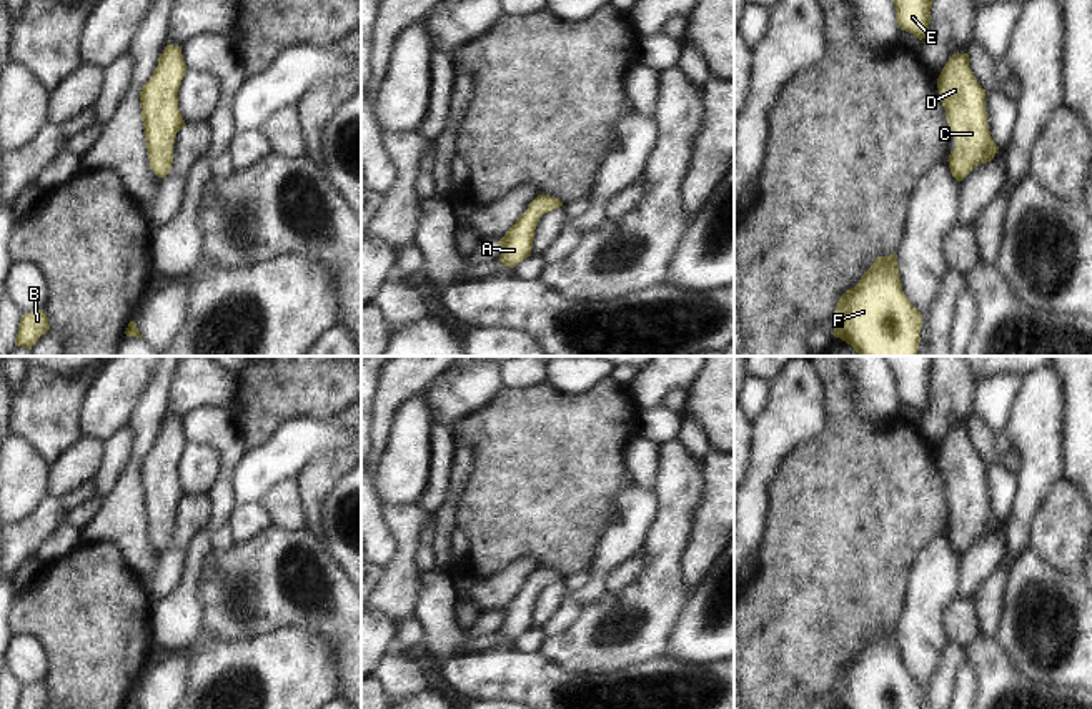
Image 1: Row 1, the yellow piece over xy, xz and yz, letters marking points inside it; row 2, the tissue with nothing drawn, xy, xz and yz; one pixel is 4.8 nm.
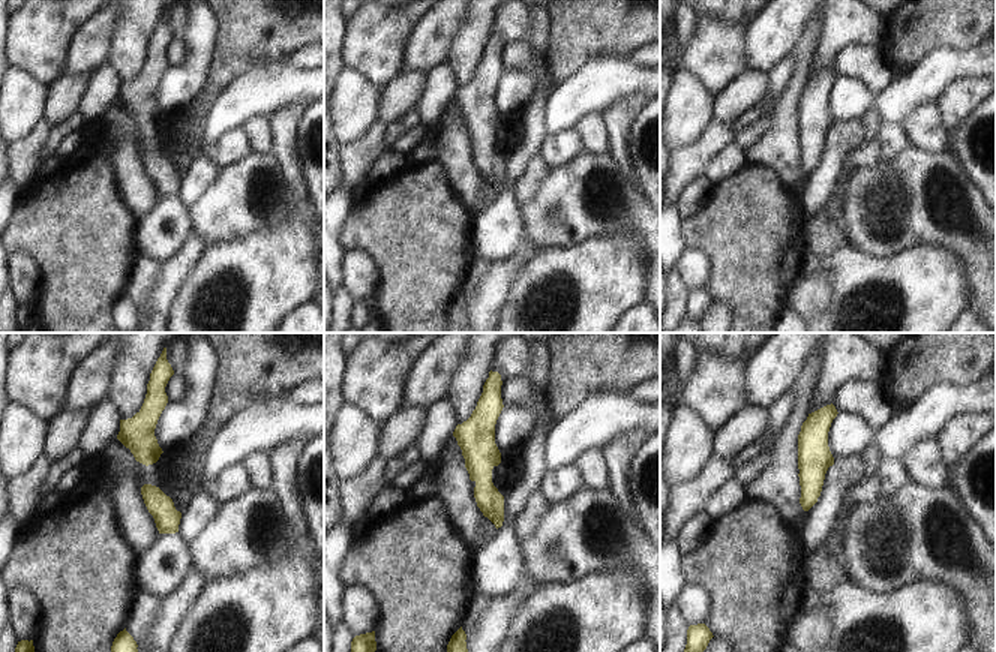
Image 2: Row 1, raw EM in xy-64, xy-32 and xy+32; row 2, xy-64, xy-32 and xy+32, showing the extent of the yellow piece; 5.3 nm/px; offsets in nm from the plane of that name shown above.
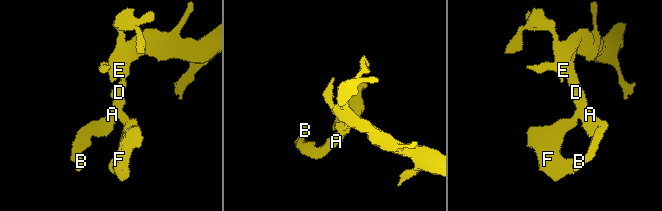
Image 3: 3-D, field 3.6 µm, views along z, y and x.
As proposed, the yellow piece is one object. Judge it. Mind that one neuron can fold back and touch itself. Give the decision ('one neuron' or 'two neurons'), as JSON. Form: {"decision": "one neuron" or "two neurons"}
{"decision": "one neuron"}

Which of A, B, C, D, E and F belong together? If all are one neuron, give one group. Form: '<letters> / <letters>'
A B C D E F

